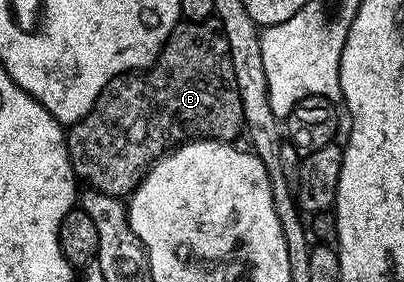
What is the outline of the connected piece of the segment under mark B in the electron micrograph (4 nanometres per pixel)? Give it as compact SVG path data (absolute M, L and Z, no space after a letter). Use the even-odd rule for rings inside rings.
M195 20L179 22L170 31L166 45L150 67L124 76L113 76L96 98L94 109L83 120L69 125L66 149L70 151L74 175L79 181L87 180L93 191L126 198L138 187L150 165L179 144L192 140L234 142L241 132L244 132L242 99L236 86L226 35L217 23Z

